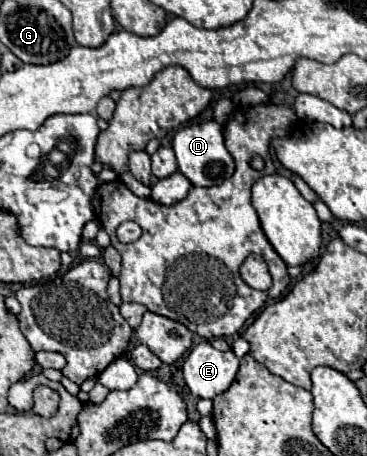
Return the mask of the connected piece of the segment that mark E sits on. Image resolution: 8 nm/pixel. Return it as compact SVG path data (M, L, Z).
M200 342L184 360L184 380L198 398L214 398L230 388L238 372L238 358L232 350L220 352L210 342Z

